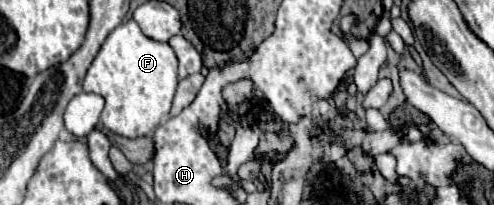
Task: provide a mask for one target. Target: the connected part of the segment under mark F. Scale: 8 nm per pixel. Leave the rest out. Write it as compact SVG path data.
M129 19L109 33L101 51L93 59L83 89L105 99L101 123L105 129L135 139L151 135L167 119L177 89L177 57L169 43L145 37L139 25Z

